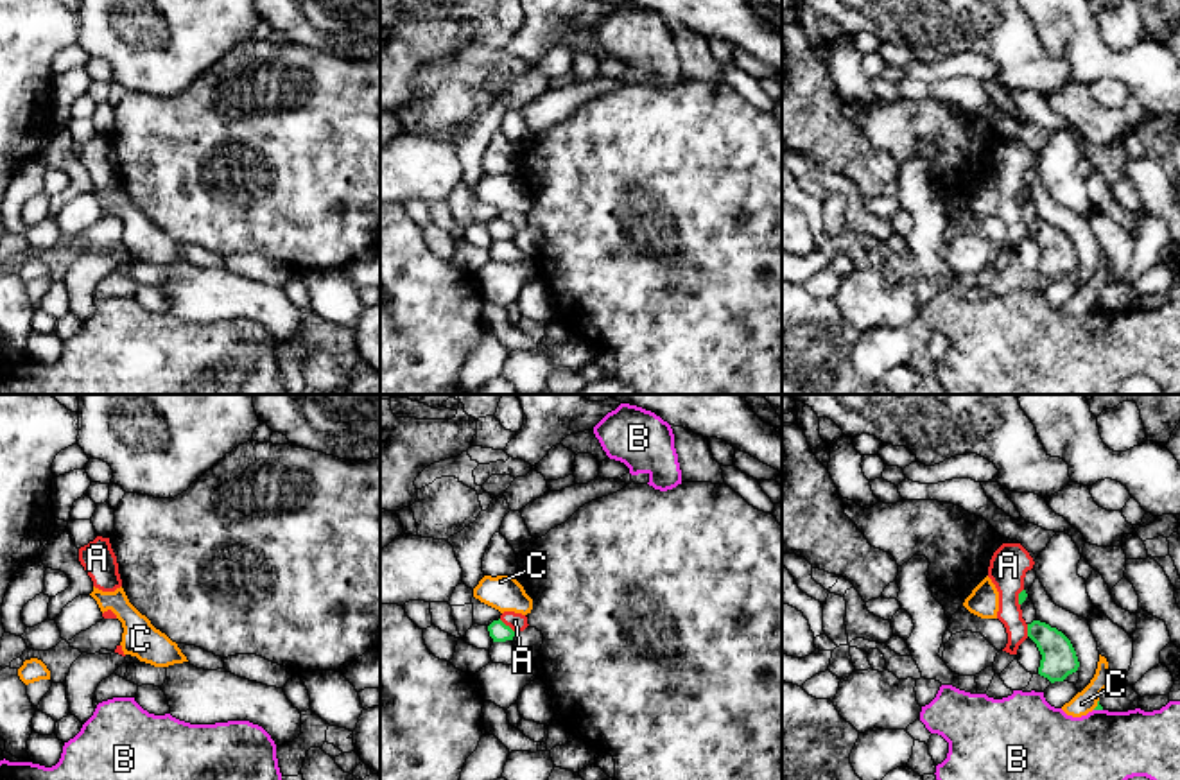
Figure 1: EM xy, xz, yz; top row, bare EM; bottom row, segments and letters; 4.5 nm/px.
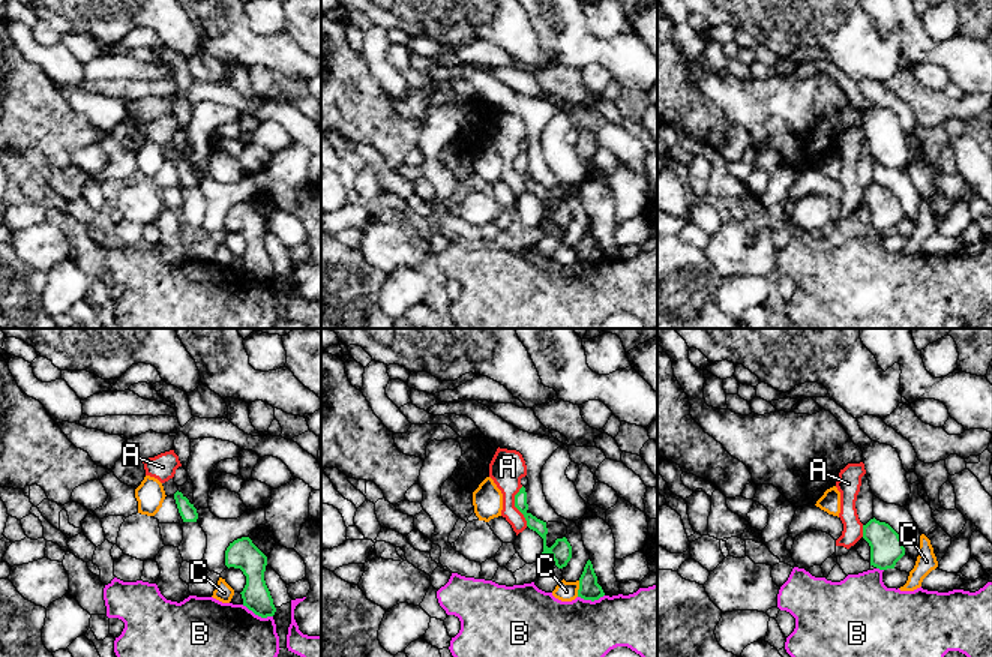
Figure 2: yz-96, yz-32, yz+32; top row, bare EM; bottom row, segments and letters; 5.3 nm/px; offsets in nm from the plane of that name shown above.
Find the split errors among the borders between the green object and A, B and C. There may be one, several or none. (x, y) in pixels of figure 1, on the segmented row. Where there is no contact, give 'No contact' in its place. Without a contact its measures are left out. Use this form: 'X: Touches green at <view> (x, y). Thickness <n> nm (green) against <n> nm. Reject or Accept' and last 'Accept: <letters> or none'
A: Touches green at xz (508, 626). Thickness 90 nm (green) against 80 nm. Reject
B: Touches green at yz (1098, 709). Thickness 20 nm (green) against 300 nm. Reject
C: Touches green at yz (1098, 705). Thickness 20 nm (green) against 100 nm. Reject
Accept: none

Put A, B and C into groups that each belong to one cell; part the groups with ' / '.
A / B / C

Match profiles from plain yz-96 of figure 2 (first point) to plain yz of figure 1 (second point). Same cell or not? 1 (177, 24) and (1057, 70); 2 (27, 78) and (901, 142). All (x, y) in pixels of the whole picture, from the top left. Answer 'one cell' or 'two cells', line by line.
1: one cell
2: two cells

